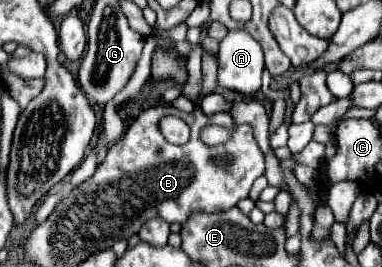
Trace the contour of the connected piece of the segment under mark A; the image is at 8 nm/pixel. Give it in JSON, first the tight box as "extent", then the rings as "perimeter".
{"extent":[218,31,262,95],"perimeter":[[[228,31],[220,41],[218,85],[242,95],[254,95],[262,85],[262,47],[244,31]]]}

